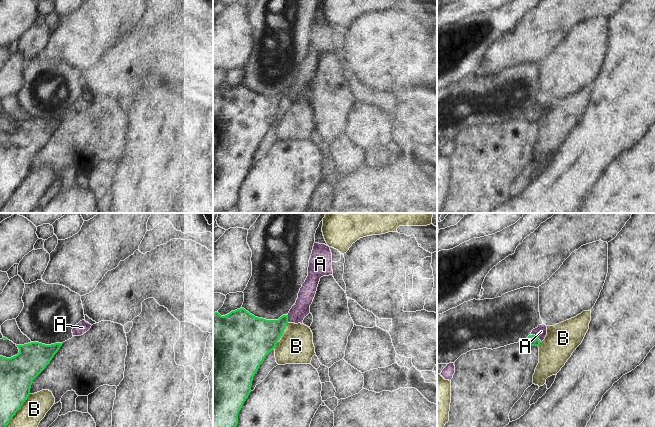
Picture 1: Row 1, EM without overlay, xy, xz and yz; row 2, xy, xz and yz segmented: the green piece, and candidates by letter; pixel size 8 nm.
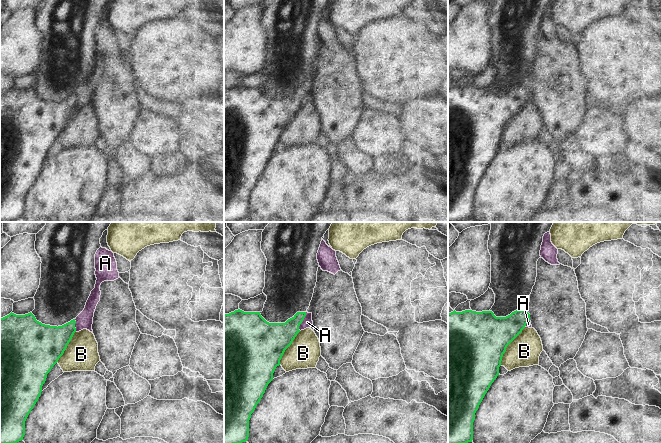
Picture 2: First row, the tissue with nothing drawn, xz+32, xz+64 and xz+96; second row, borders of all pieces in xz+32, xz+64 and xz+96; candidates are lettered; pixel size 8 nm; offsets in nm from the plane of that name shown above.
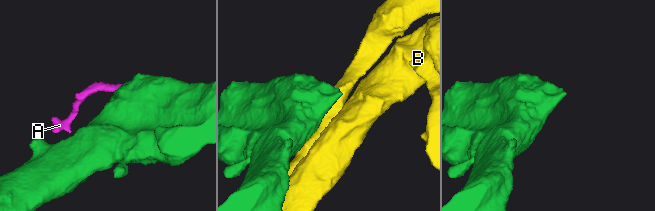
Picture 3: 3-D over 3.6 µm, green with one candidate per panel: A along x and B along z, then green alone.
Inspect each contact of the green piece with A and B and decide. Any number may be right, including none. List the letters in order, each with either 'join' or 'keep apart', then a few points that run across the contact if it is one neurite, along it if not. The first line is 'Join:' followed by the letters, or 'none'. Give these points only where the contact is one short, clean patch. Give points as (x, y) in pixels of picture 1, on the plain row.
Join: none
A: keep apart; line yz (531, 110), (534, 110), (541, 117)
B: keep apart

